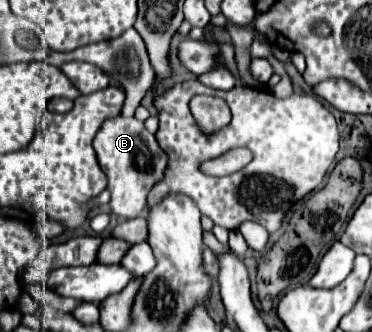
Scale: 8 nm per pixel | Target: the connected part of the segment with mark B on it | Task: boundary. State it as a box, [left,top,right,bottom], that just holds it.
[94,117,166,219]

